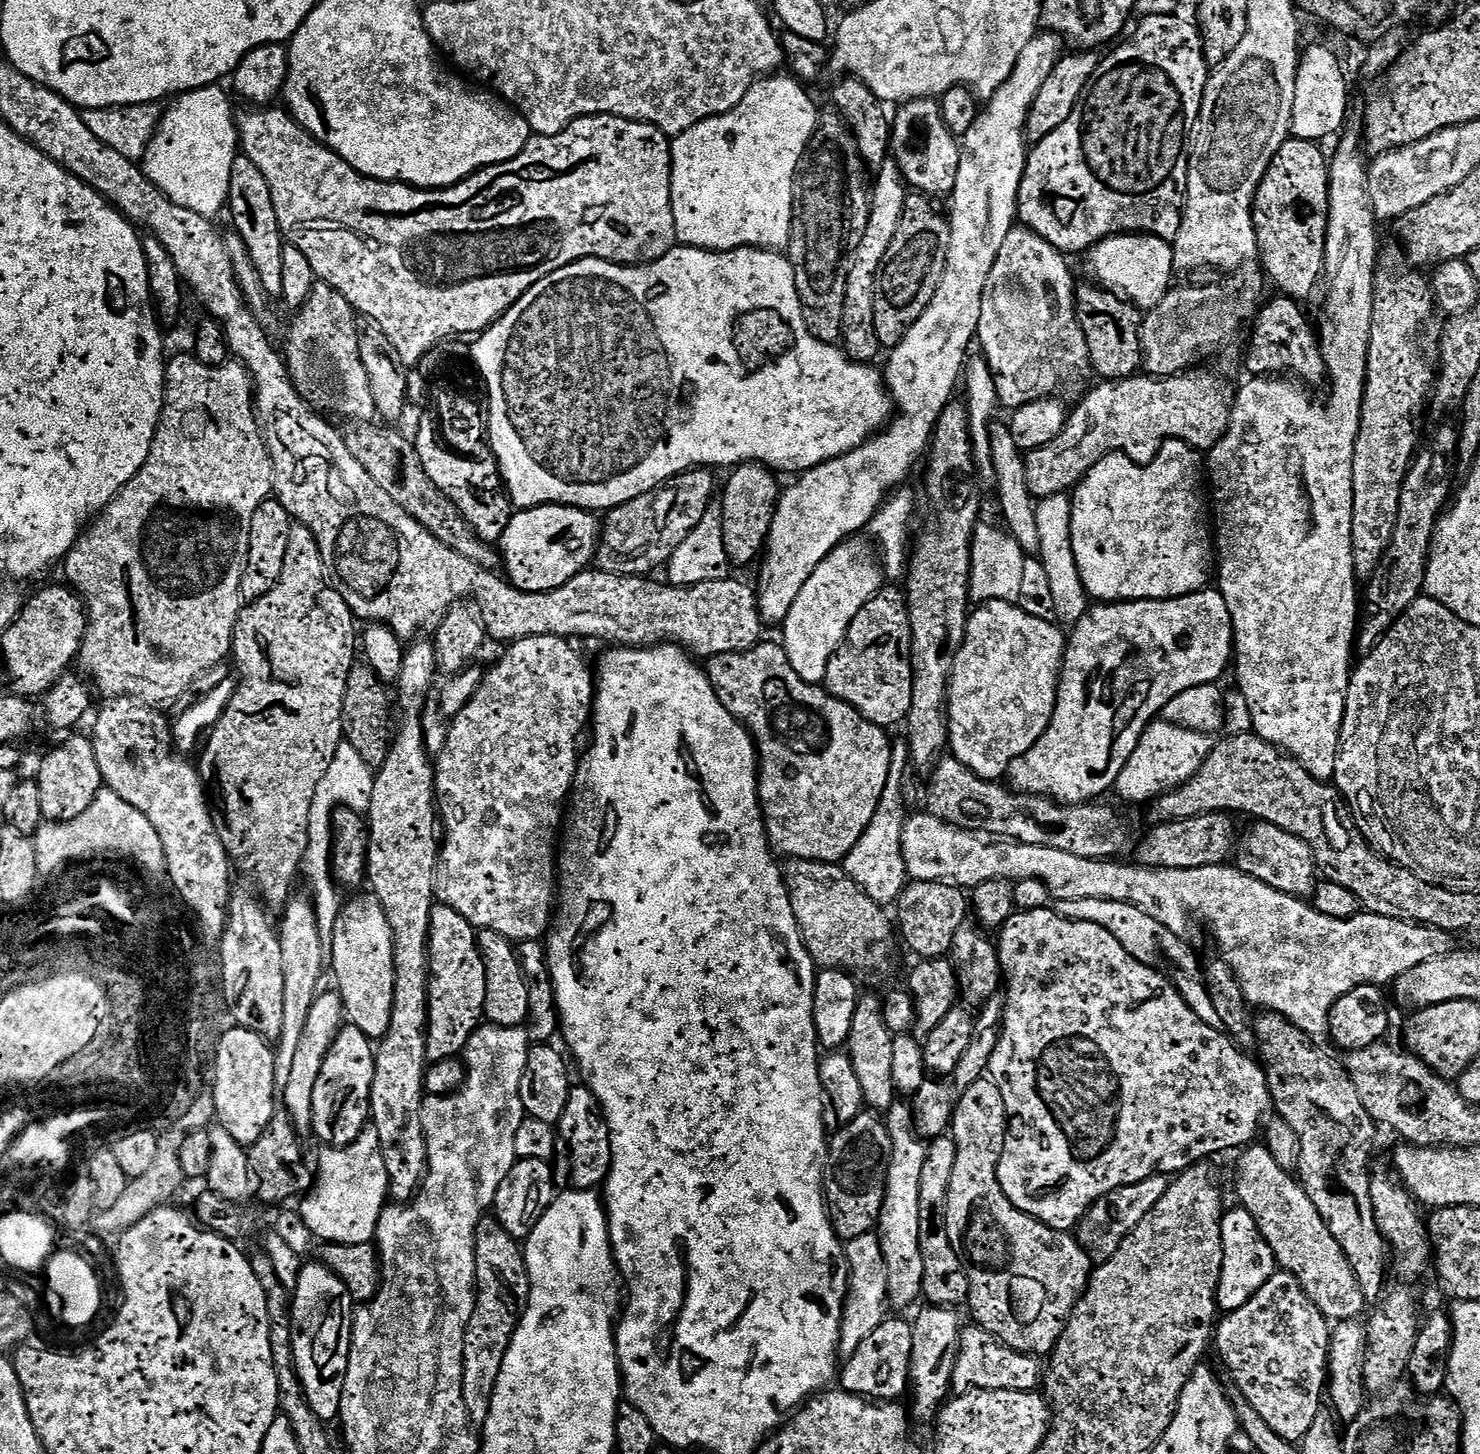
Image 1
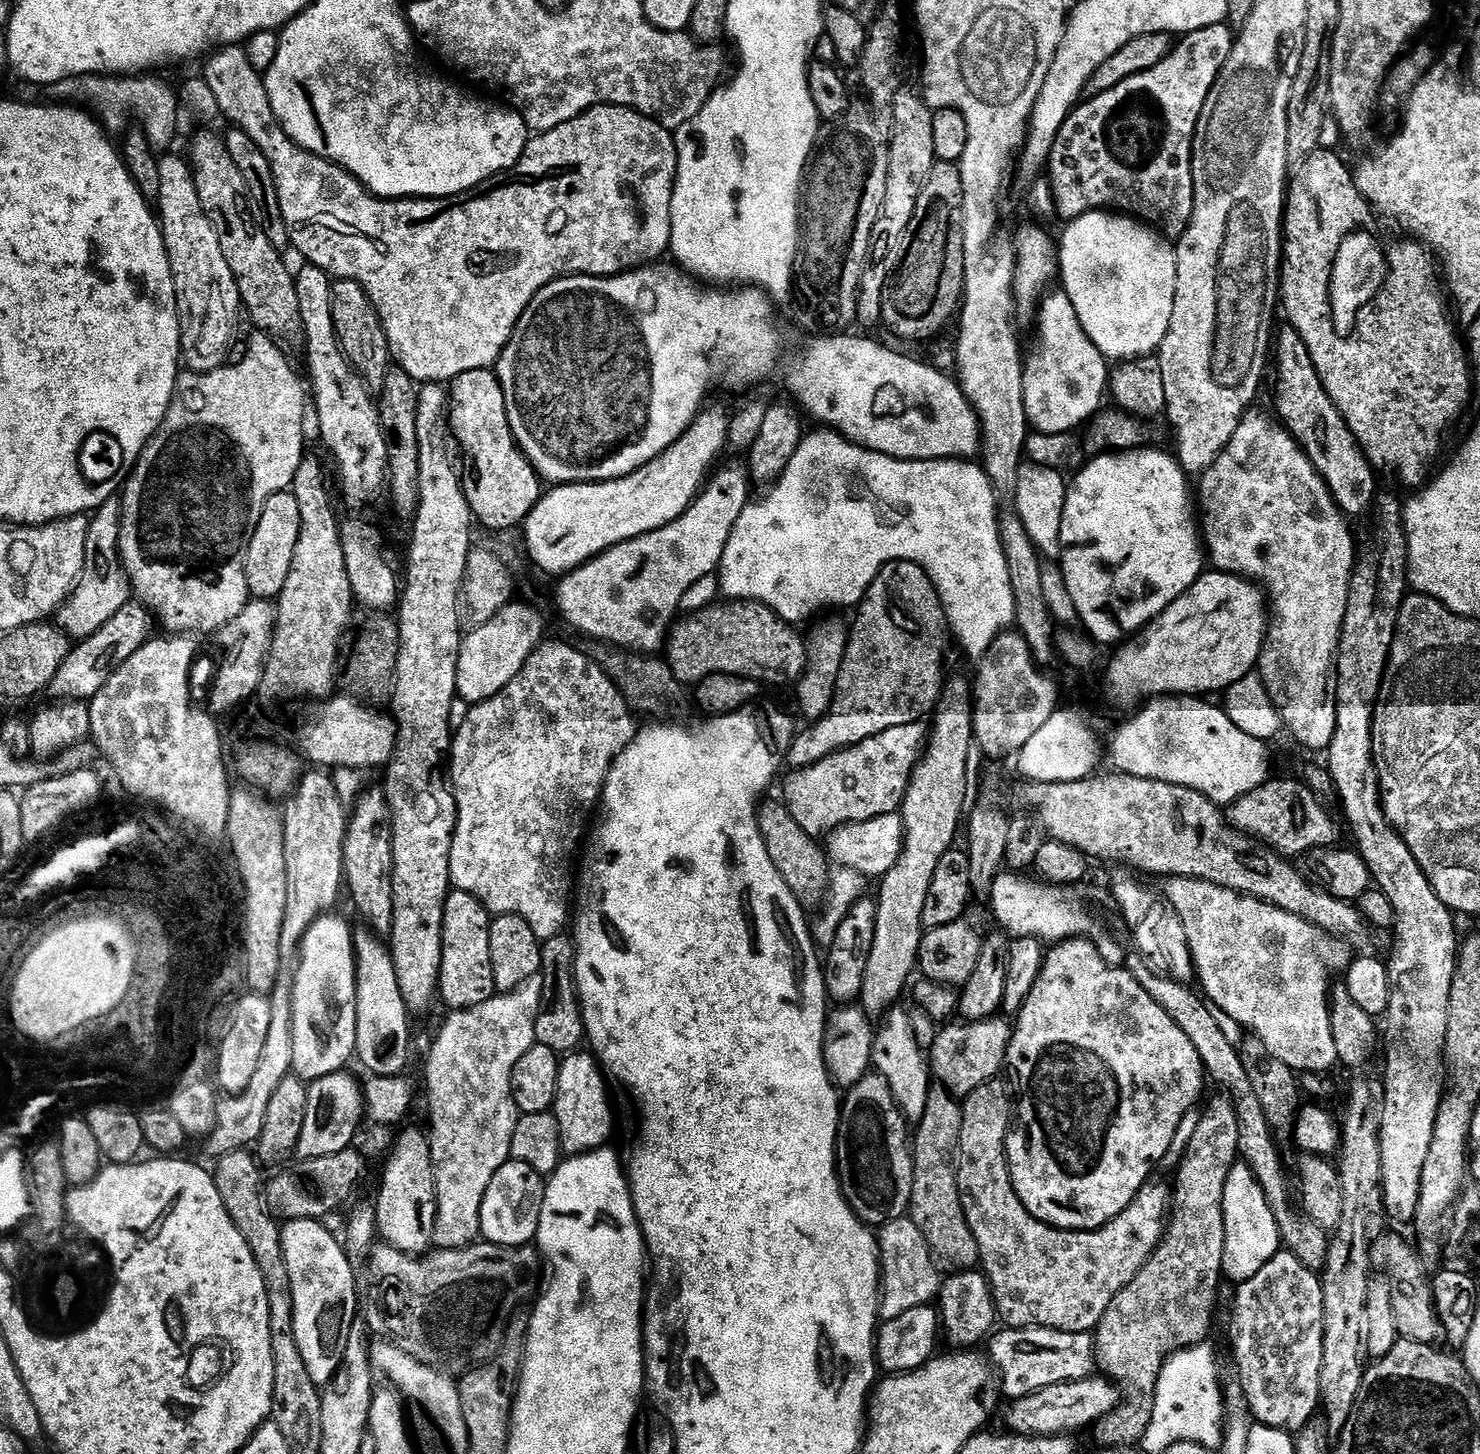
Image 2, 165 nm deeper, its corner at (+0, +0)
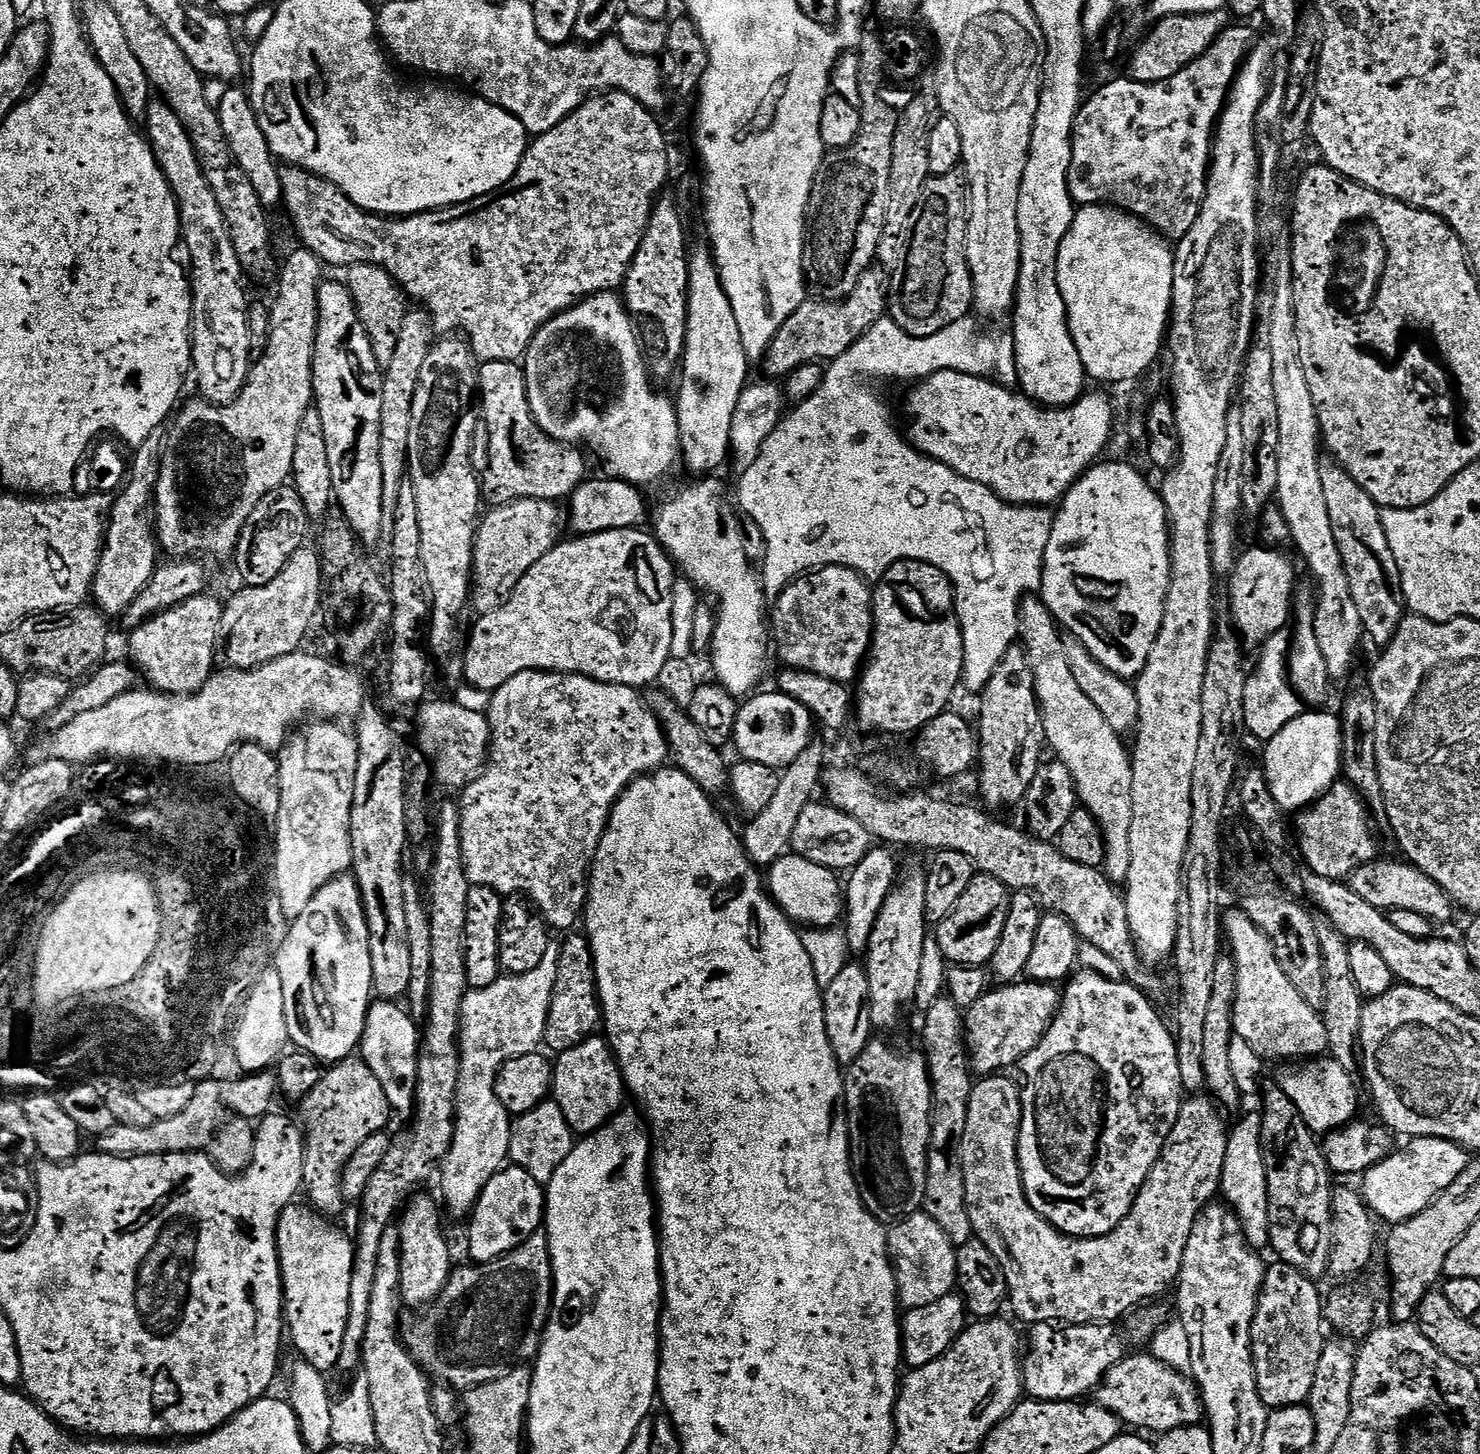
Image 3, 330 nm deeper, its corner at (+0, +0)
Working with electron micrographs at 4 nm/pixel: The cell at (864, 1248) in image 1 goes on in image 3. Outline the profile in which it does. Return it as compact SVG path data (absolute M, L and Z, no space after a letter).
M922 1210L888 1228L888 1250L894 1257L896 1291L905 1309L930 1306L930 1302L938 1302L938 1298L953 1295L958 1284L956 1249L946 1230Z

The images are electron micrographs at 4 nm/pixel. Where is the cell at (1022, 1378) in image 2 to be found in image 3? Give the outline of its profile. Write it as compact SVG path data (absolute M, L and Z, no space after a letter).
M1112 1324L1031 1325L1022 1356L1024 1391L1033 1400L1074 1400L1095 1393L1109 1370L1124 1359L1125 1337Z

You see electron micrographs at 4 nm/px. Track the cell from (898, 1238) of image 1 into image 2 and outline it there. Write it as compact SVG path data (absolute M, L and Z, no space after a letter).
M892 1010L887 1013L881 1028L872 1038L872 1068L875 1075L890 1086L890 1094L896 1100L896 1107L909 1125L920 1123L922 1114L926 1114L926 1102L930 1091L930 1064L926 1052L919 1047L910 1028L909 1018L904 1010Z

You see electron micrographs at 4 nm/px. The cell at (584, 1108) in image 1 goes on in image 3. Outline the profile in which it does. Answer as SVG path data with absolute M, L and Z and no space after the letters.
M593 1034L580 1045L555 1057L551 1095L576 1134L596 1132L621 1111L623 1104L620 1103L626 1097L624 1075L620 1073L620 1063L612 1053L612 1045L603 1035Z

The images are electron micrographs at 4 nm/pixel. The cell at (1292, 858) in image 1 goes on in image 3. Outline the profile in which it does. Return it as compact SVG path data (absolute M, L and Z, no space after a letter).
M1378 858L1366 866L1360 867L1348 879L1349 887L1354 890L1360 898L1365 899L1376 909L1389 912L1394 909L1414 910L1422 914L1433 923L1448 921L1454 910L1455 903L1452 898L1428 875L1422 874L1420 870L1407 861L1384 860Z

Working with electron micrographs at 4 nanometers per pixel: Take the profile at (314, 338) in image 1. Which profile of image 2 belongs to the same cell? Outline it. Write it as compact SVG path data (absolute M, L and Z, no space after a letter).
M337 279L333 283L332 317L334 318L336 338L340 343L341 351L344 352L345 359L355 371L364 377L364 383L373 393L383 392L384 376L390 367L388 339L370 298L364 293L358 282Z

